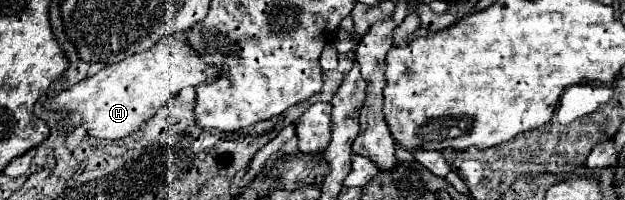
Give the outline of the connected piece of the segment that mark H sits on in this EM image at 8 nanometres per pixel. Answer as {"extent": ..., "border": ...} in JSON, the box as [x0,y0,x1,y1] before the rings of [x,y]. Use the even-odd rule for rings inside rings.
{"extent":[48,33,220,139],"border":[[[176,33],[162,37],[156,45],[142,53],[126,57],[120,63],[106,65],[98,75],[72,85],[70,89],[50,99],[48,107],[78,113],[82,117],[82,125],[92,137],[122,139],[136,131],[138,125],[152,117],[166,101],[176,97],[180,89],[216,81],[220,75],[220,67],[206,63],[200,53],[194,53],[194,49],[190,49],[186,35]]]}

